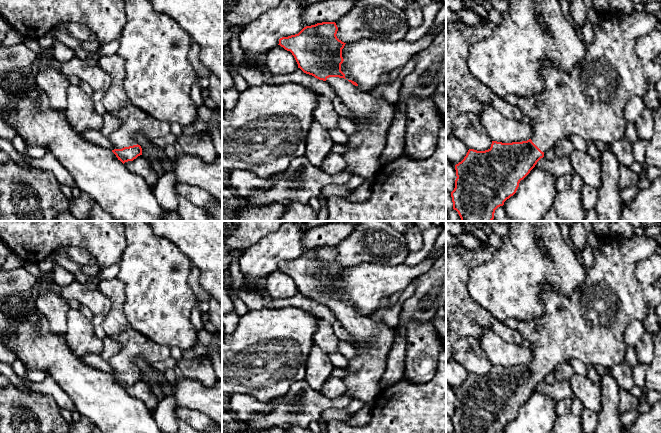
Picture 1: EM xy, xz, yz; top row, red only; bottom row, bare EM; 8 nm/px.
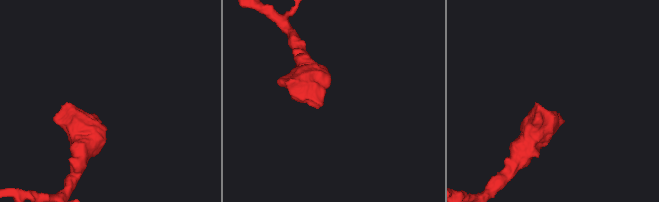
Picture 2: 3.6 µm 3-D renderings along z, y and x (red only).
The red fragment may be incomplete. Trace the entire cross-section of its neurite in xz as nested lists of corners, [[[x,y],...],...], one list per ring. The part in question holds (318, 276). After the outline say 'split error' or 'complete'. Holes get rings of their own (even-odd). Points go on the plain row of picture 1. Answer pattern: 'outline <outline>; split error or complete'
outline [[[335,246],[317,247],[304,251],[298,258],[280,262],[278,269],[292,277],[298,292],[304,297],[327,305],[350,334],[356,355],[348,360],[348,366],[345,368],[346,376],[343,378],[346,385],[345,394],[372,405],[380,394],[379,381],[385,372],[387,356],[397,332],[395,328],[382,321],[373,320],[369,315],[362,315],[356,306],[345,302],[341,288],[344,285],[342,273],[346,267],[337,262],[337,255]]]; split error

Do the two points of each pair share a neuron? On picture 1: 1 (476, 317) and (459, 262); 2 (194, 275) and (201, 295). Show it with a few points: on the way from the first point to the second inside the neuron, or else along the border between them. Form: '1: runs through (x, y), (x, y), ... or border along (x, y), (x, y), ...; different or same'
1: runs through (462, 303), (459, 300), (459, 276); same
2: runs through (194, 280), (197, 290); same

